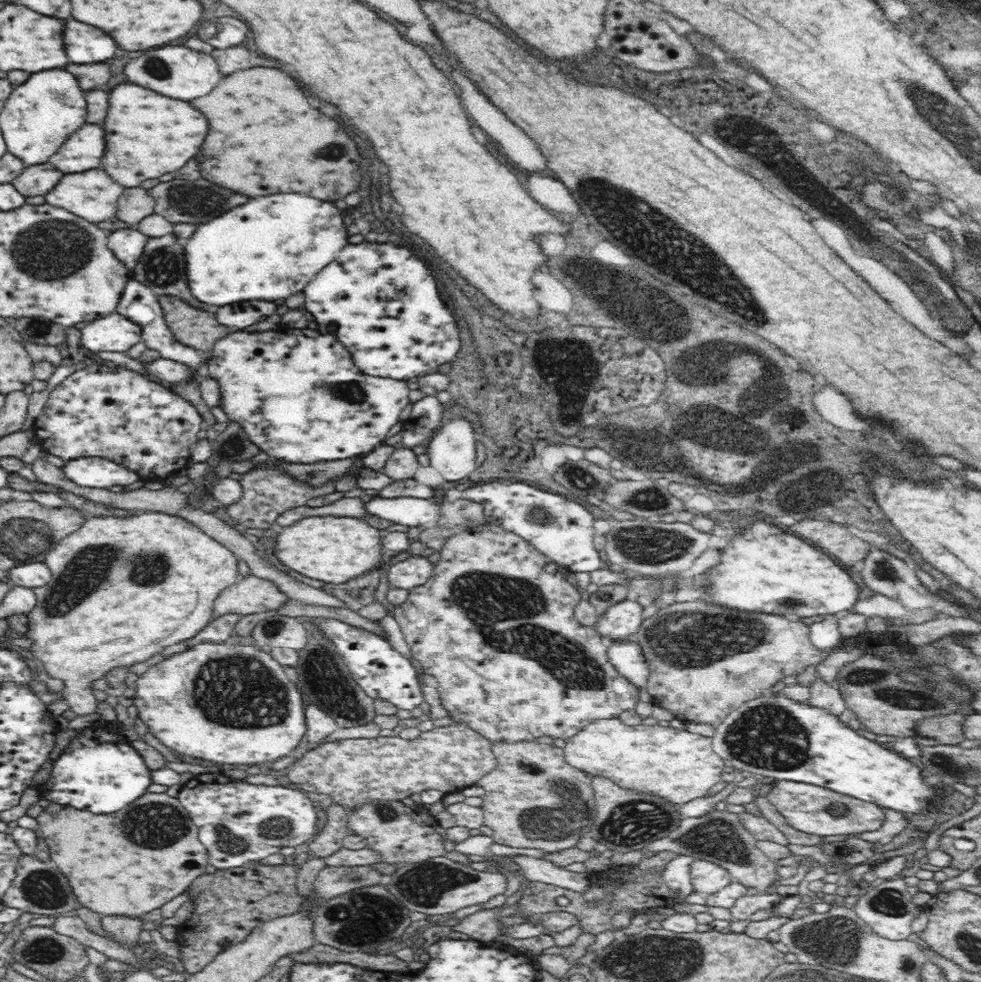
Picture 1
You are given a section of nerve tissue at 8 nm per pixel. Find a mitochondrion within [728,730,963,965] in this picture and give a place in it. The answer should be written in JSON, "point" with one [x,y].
{"point":[888,903]}

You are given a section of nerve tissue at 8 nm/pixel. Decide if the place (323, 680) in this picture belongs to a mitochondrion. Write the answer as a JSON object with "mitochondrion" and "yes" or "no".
{"mitochondrion":"yes"}

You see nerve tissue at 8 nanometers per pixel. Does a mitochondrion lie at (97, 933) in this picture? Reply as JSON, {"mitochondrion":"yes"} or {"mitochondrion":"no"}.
{"mitochondrion":"no"}

